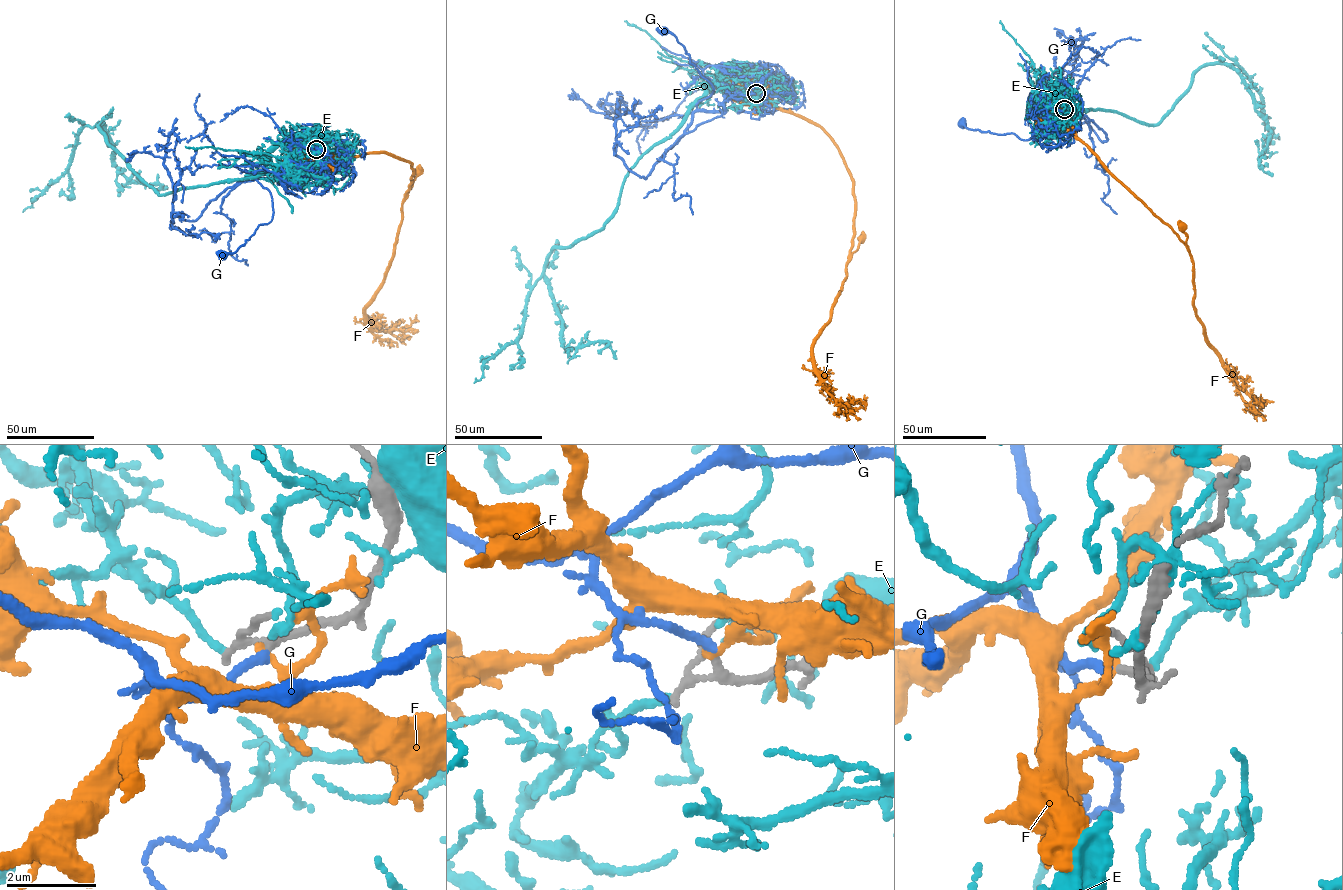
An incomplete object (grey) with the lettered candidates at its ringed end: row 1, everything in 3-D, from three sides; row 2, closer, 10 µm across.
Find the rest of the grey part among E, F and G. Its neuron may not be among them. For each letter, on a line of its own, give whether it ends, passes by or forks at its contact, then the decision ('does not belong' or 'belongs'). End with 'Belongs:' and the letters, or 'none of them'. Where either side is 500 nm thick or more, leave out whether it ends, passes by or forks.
E: it ends there; does not belong
F: it passes by; does not belong
G: it ends there; belongs
Belongs: G

